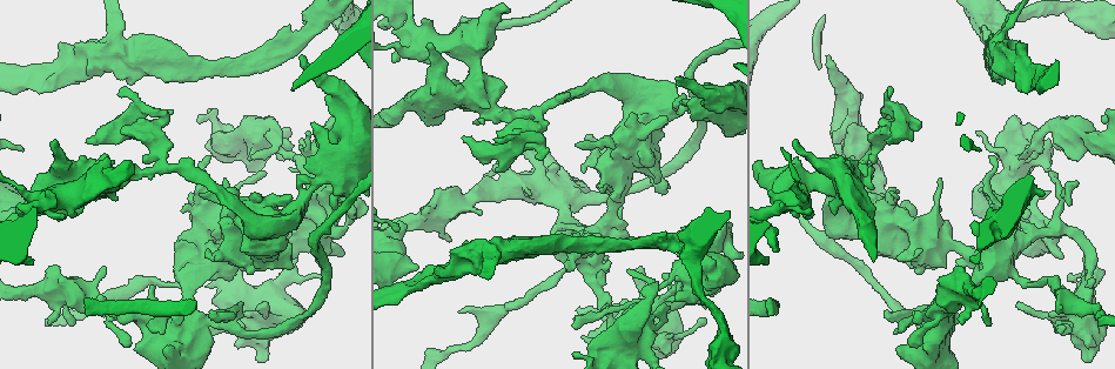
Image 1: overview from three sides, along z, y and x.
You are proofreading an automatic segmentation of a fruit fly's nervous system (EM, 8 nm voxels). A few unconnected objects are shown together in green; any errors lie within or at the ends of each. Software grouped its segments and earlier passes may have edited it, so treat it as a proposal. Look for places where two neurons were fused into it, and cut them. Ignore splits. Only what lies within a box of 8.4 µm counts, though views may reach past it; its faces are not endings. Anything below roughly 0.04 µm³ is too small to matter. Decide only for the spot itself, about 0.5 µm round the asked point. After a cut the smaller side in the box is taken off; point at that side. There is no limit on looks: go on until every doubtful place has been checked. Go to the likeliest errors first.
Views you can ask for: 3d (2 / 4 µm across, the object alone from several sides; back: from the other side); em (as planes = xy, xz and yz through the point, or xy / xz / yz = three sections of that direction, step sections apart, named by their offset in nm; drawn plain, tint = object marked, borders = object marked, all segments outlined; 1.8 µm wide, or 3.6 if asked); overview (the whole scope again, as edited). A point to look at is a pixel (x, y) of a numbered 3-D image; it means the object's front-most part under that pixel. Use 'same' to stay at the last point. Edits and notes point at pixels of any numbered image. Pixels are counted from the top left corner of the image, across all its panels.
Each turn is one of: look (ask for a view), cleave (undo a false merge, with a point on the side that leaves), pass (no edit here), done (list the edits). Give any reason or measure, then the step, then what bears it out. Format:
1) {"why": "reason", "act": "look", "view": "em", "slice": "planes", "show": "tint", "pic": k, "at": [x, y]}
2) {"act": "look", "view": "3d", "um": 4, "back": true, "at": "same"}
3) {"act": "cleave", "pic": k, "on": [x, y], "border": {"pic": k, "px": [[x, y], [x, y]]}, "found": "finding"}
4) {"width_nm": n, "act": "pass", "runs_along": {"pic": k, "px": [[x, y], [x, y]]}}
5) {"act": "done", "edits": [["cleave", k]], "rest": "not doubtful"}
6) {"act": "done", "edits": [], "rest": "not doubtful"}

{"why": "a narrow waist", "act": "look", "view": "em", "slice": "planes", "show": "tint", "pic": 1, "at": [483, 106]}

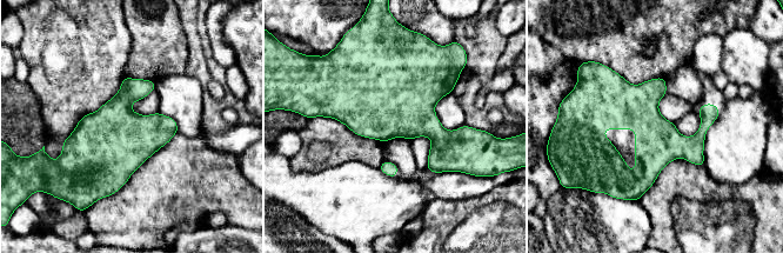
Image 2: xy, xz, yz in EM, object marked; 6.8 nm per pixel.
{"width_nm": 320, "act": "pass", "found": "all the same neuron"}

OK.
{"why": "four or more arms meet", "act": "look", "view": "3d", "um": 4, "pic": 1, "at": [205, 242]}

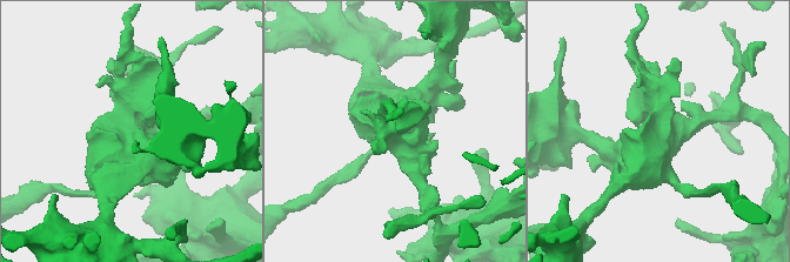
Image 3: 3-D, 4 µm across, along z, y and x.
{"act": "look", "view": "em", "um": 3.6, "slice": "planes", "show": "tint", "pic": 3, "at": [667, 133]}

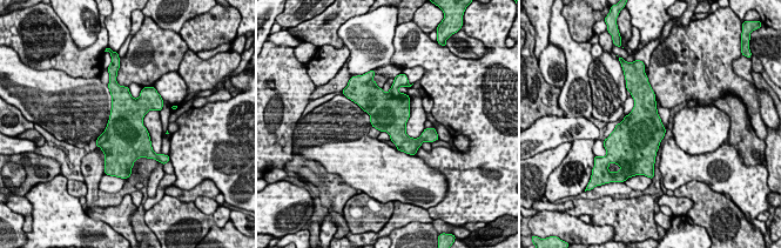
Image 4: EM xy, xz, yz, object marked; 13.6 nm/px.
{"width_nm": 550, "act": "pass", "found": "continuous, no second neuron"}

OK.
{"why": "thick turns thin", "act": "look", "view": "em", "slice": "yz", "step": 16, "show": "plain", "pic": 1, "at": [991, 25]}

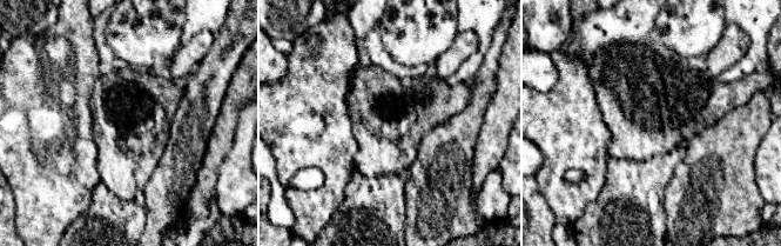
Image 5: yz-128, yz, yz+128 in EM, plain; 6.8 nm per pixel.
{"act": "look", "view": "em", "slice": "yz", "step": 16, "show": "tint", "at": "same"}

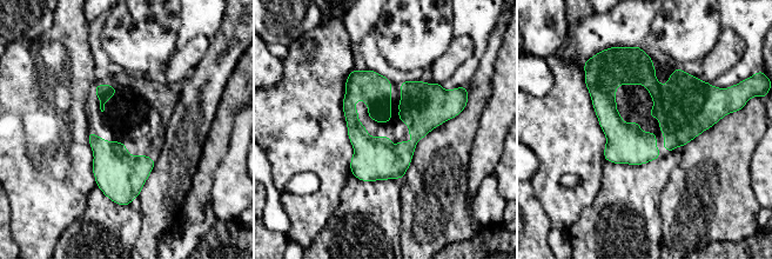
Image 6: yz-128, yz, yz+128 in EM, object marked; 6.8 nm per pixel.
{"act": "pass", "found": "one neuron here"}

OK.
{"act": "done", "edits": [], "rest": "not doubtful"}

